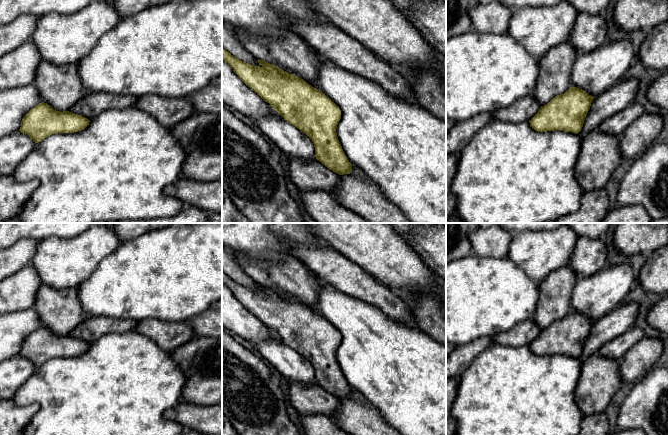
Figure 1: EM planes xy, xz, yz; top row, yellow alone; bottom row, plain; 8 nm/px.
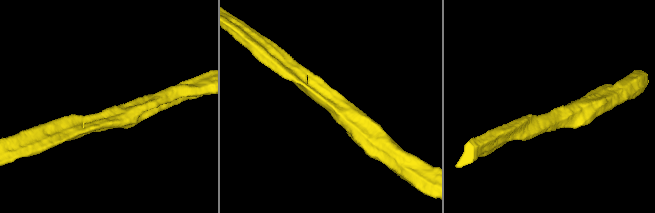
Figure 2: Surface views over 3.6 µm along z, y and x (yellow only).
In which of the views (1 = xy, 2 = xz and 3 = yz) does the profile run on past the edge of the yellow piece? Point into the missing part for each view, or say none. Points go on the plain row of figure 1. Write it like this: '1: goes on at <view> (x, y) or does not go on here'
1: goes on at xy (91, 329)
2: goes on at xz (289, 276)
3: goes on at yz (524, 333)

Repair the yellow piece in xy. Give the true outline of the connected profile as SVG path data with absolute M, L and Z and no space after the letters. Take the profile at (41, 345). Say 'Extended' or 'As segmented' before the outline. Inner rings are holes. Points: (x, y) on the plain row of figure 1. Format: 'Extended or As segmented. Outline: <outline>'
Extended. Outline: M104 316L85 318L68 335L56 335L47 327L39 327L32 332L22 343L19 355L27 358L35 367L57 357L74 357L84 354L89 346L105 334L124 333L135 330L139 321L132 319L117 319Z

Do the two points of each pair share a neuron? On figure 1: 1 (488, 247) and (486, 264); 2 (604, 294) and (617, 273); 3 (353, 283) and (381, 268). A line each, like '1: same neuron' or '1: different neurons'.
1: different neurons
2: same neuron
3: different neurons

